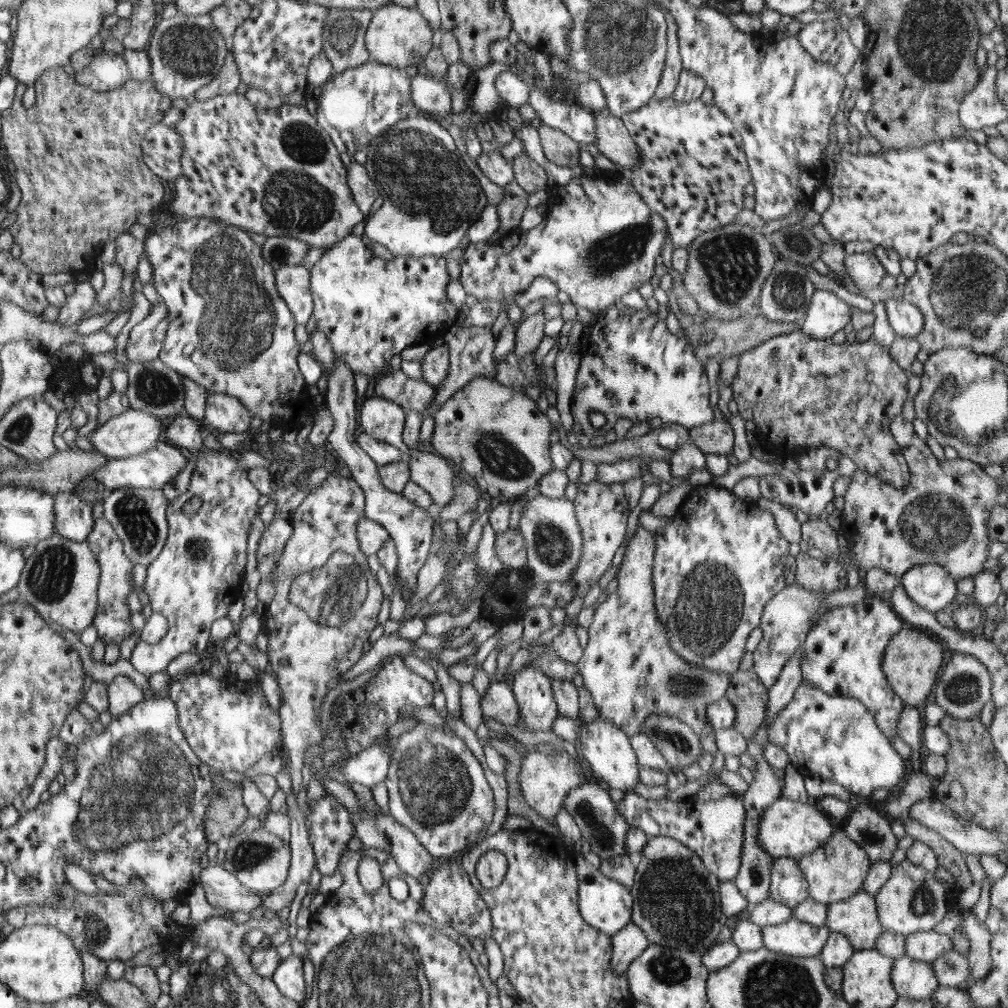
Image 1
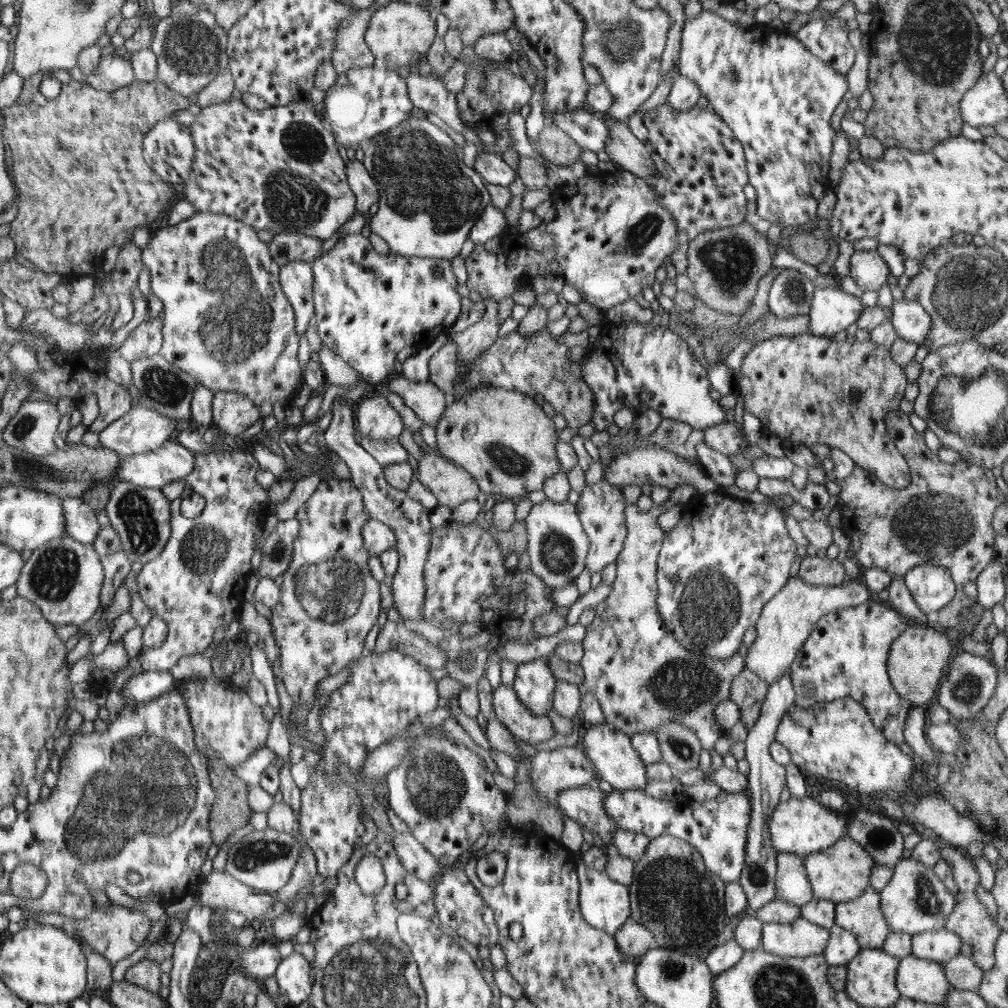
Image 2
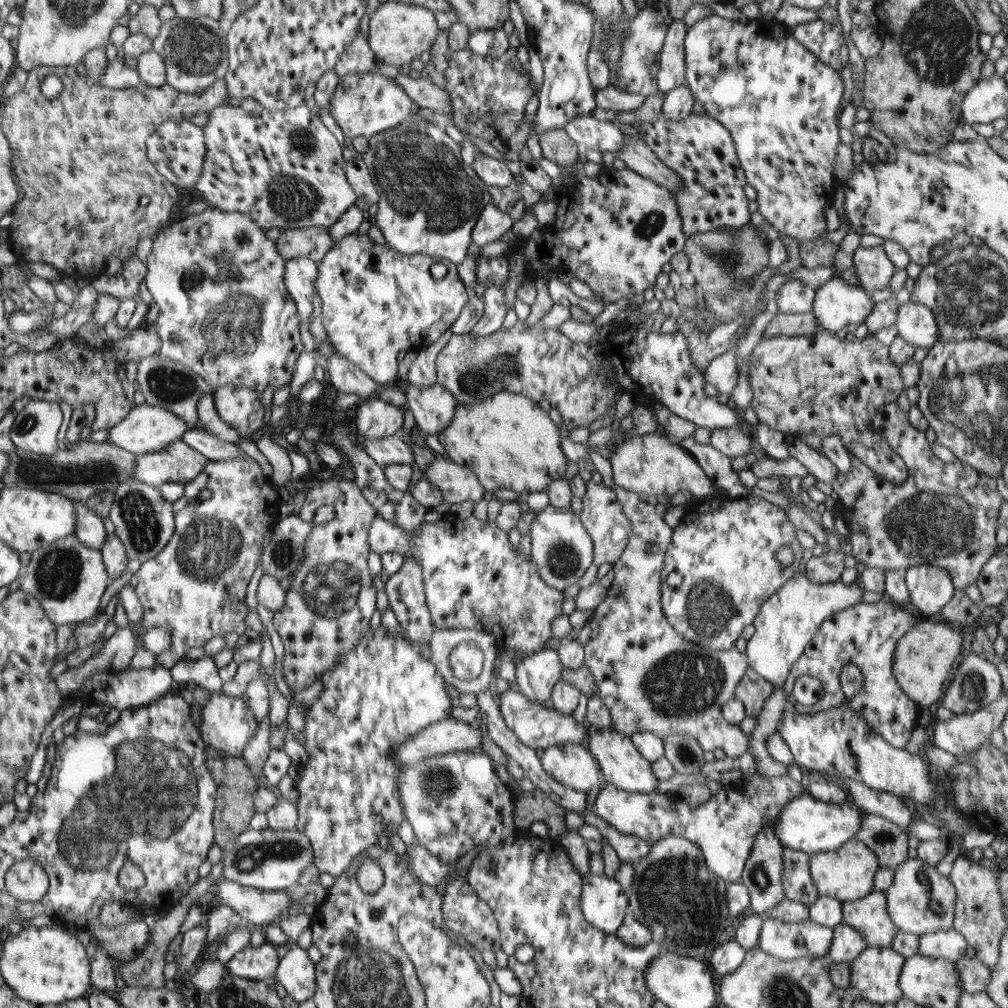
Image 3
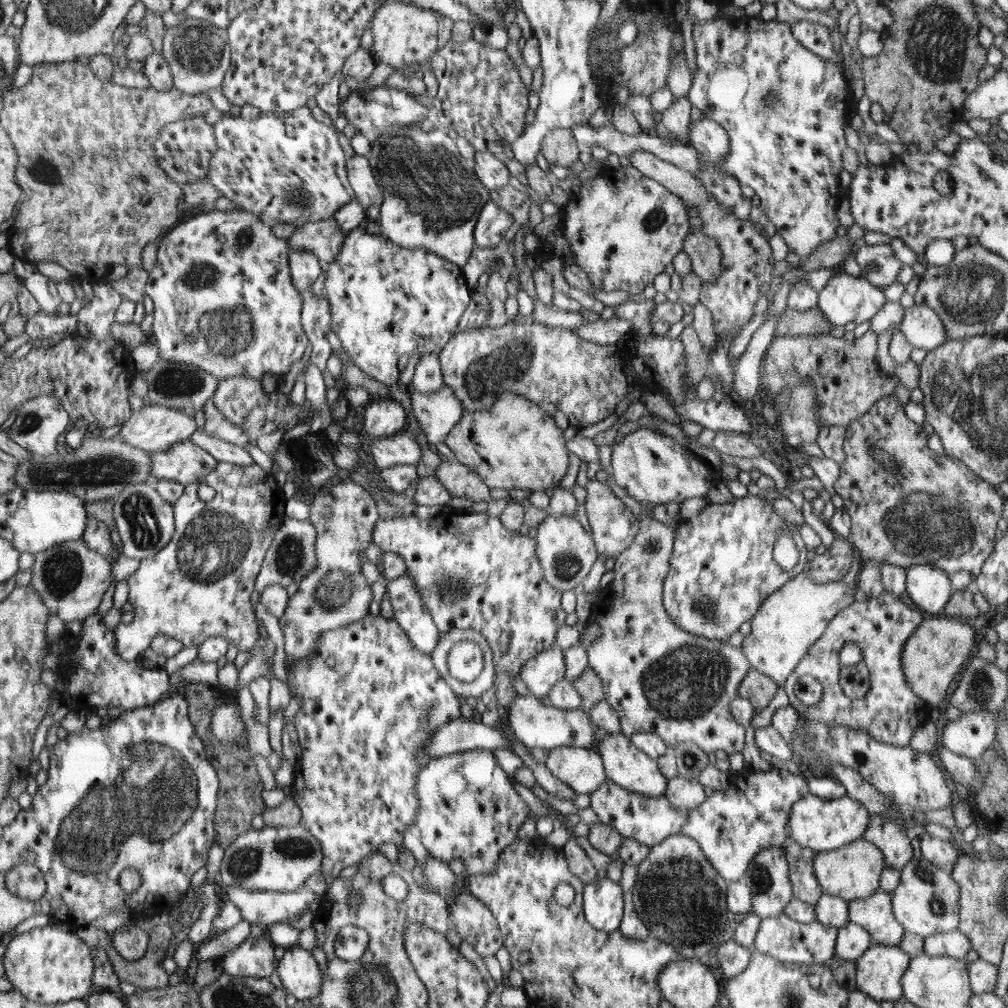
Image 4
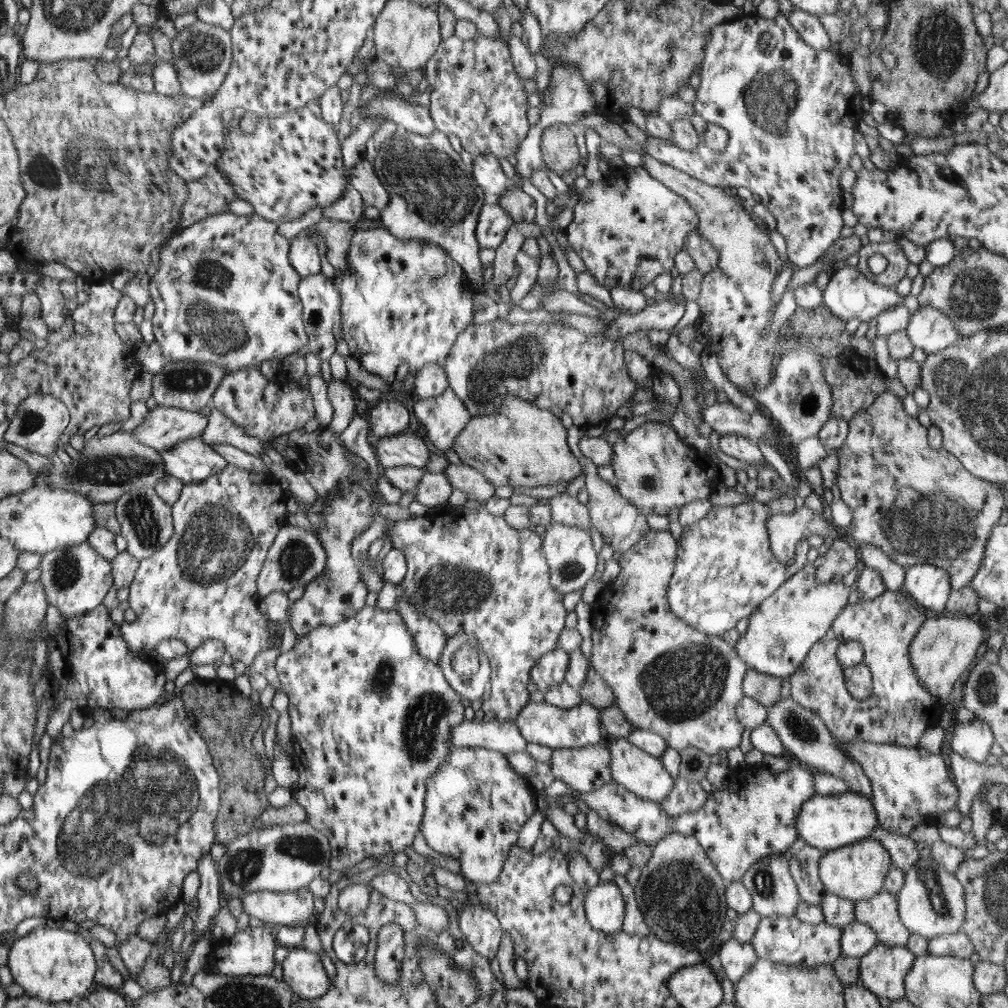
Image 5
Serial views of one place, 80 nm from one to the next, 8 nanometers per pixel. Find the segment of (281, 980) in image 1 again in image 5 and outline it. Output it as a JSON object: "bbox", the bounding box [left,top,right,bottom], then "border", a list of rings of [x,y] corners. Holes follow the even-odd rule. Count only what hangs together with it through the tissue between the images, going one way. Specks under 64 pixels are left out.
{"bbox":[283,946,331,1000],"border":[[[303,946],[289,948],[283,963],[283,979],[300,998],[312,1000],[324,996],[331,986],[320,955]]]}

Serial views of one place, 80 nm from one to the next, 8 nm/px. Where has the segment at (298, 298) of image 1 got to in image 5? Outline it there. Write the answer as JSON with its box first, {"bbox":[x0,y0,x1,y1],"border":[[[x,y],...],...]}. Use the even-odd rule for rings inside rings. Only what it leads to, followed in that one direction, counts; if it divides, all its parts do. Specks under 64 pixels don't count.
{"bbox":[290,233,320,282],"border":[[[300,233],[296,238],[291,240],[290,259],[297,270],[297,273],[301,276],[301,282],[305,276],[318,274],[320,270],[320,256],[318,255],[317,242],[314,242],[307,233]]]}

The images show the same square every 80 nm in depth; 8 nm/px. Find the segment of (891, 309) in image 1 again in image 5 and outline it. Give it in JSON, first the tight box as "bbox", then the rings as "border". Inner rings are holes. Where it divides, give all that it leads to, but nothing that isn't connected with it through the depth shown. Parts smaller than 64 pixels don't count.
{"bbox":[906,305,961,355],"border":[[[930,305],[921,306],[911,315],[906,332],[914,348],[922,349],[926,355],[940,353],[961,340],[953,320],[944,311]]]}

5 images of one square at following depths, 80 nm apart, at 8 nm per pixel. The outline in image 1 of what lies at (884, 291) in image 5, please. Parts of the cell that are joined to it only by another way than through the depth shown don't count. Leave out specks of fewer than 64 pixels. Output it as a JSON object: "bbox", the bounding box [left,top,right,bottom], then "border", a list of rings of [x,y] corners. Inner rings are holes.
{"bbox":[801,289,853,339],"border":[[[816,289],[801,331],[815,339],[827,339],[851,322],[853,308],[832,291]]]}

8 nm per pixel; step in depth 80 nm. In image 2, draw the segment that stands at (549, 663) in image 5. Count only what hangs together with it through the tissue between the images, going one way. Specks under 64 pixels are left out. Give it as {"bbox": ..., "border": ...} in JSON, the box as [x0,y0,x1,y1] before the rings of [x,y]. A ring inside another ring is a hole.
{"bbox":[512,657,557,715],"border":[[[540,657],[517,666],[512,688],[528,710],[535,715],[547,715],[554,706],[557,681],[546,657]]]}

